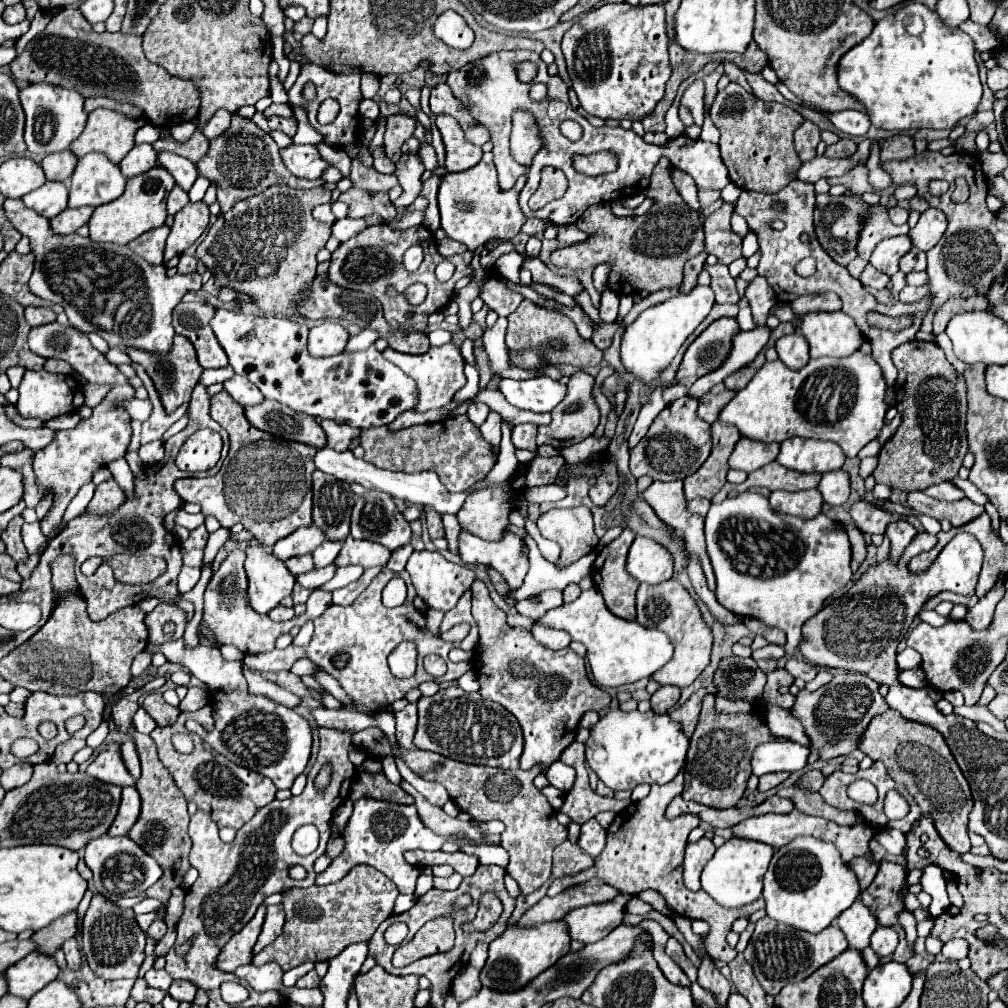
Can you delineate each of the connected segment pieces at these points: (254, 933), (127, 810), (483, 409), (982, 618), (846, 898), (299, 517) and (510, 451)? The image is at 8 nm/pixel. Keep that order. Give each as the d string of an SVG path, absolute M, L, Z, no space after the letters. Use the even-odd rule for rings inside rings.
M265 904L257 910L253 920L223 946L221 954L215 960L215 966L221 968L223 972L233 972L235 968L247 964L251 960L251 950L257 942L263 920L265 920Z
M127 786L123 788L123 798L121 798L121 808L117 814L117 820L113 822L113 826L109 828L109 836L123 836L127 834L133 824L137 822L141 812L141 796L137 792L135 786Z
M471 404L471 406L467 408L467 416L469 416L469 420L471 420L475 426L483 424L485 418L487 418L487 414L489 414L489 406L487 406L487 404Z
M995 584L995 588L983 596L965 616L965 622L975 628L975 630L983 630L991 624L993 620L993 612L995 612L995 606L999 602L999 598L1003 596L1003 584Z
M799 836L775 850L763 888L769 918L813 934L831 926L833 920L859 898L859 892L859 880L849 864L841 860L839 850L831 842L813 836Z
M227 392L211 396L211 418L229 434L228 455L213 478L177 480L175 490L181 500L199 504L205 516L213 514L223 526L241 522L245 530L249 530L259 544L267 548L289 536L293 528L311 524L311 474L315 472L313 456L317 448L301 442L279 440L253 428L245 420L243 406L237 404Z
M503 422L499 460L497 460L495 468L489 472L489 476L485 480L481 480L481 484L475 484L473 488L469 488L469 492L479 490L479 488L487 488L489 484L505 484L505 480L509 480L509 476L513 476L517 466L519 466L519 460L515 458L515 446L511 442L511 426L507 422Z

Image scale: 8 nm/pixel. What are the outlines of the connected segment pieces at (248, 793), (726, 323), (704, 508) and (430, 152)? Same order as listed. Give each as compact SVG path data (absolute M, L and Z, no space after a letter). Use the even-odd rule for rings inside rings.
M207 704L207 706L203 706L197 712L181 712L181 716L177 718L175 724L169 724L169 726L163 726L163 728L155 728L151 732L151 738L157 744L159 758L161 758L163 766L173 774L173 780L177 782L181 792L185 794L187 802L195 802L199 806L199 810L209 812L219 828L221 826L231 826L231 828L239 830L245 822L249 822L255 816L255 812L259 808L263 808L269 802L273 802L277 788L275 788L275 784L269 778L225 760L225 756L215 752L211 746L207 746L199 736L193 736L195 750L191 754L175 752L173 744L171 744L171 736L187 732L185 722L189 718L211 720L211 706ZM205 778L207 778L207 790L201 786L201 782L205 782Z
M733 318L715 320L687 348L675 376L677 382L681 382L685 376L703 376L721 366L731 350L731 340L737 332L739 332L737 320Z
M695 498L687 502L688 510L693 514L705 517L711 506L710 500L705 498Z
M423 144L418 154L419 158L421 158L421 162L423 162L425 170L431 171L438 167L436 153L431 144Z

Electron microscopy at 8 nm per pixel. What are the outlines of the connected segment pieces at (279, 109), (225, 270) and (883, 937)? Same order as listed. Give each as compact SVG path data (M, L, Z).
M271 104L263 114L264 116L287 116L289 118L289 116L293 116L293 110L289 104Z
M277 184L249 200L241 200L231 210L219 214L217 222L209 228L205 240L199 244L197 258L211 270L217 286L229 286L237 292L249 294L255 300L255 304L265 312L297 316L295 298L305 294L309 280L313 280L315 276L317 268L315 254L325 246L325 242L331 236L331 226L315 220L311 210L317 204L329 202L329 196L331 192L325 188L295 190L285 184Z
M879 926L873 936L871 936L871 948L883 958L883 956L889 956L895 952L899 944L899 934L893 930L893 928L885 928L885 926Z

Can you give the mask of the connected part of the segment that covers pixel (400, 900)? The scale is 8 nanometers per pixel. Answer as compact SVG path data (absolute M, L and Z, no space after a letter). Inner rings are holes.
M397 896L397 900L395 900L395 906L393 906L393 916L397 916L397 914L403 914L403 912L407 912L413 904L415 904L415 896Z

